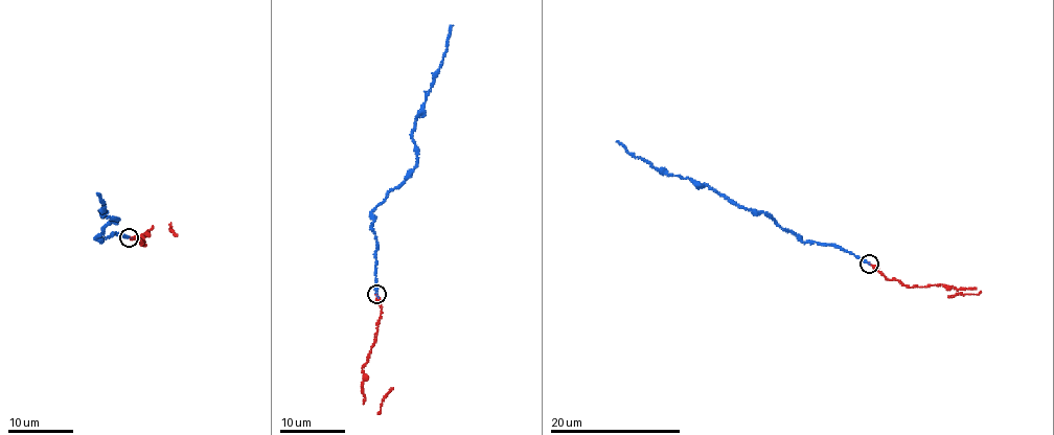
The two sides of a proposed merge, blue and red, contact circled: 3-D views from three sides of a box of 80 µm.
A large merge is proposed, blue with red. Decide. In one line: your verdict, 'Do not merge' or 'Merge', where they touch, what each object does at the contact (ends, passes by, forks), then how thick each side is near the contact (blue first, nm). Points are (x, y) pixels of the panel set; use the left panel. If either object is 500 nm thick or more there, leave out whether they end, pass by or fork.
Do not merge. Place: (129, 237). At the ring blue ends. At the ring red ends. Thickness 220 nm (blue) against 150 nm

